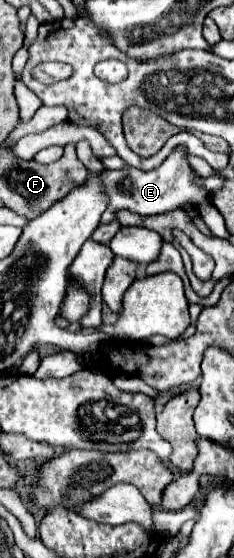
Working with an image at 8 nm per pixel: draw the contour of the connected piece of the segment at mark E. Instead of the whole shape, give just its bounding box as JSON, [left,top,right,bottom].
[100,148,208,224]

